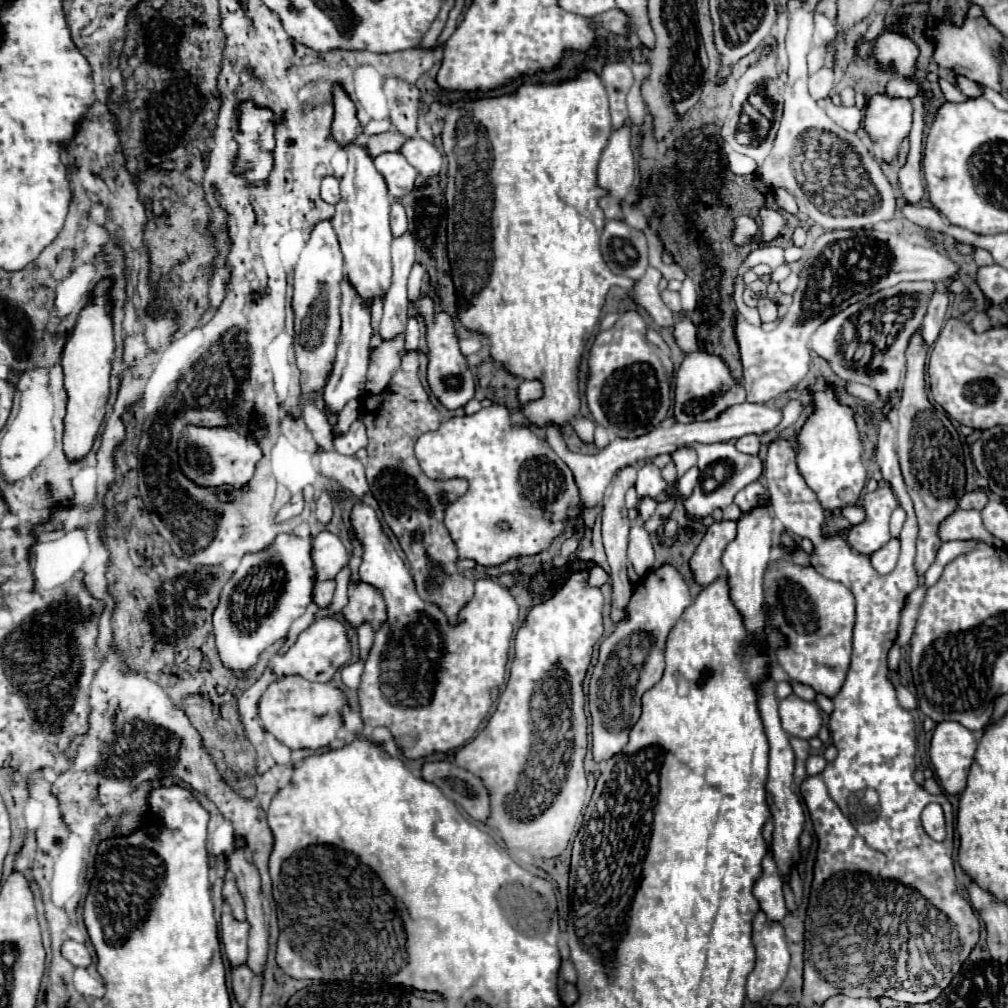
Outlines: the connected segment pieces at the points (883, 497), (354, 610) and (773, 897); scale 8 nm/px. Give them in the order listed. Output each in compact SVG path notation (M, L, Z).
M889 486L877 488L875 492L867 492L861 500L861 508L865 510L865 520L857 526L851 526L847 532L847 542L859 554L871 556L881 550L889 542L889 518L891 512L899 506L897 496Z
M349 584L349 604L343 608L345 620L353 626L369 620L373 628L379 628L387 620L385 602L381 594L369 584Z
M771 852L763 858L763 866L761 866L761 876L757 878L755 886L753 886L753 896L757 898L761 910L767 914L769 920L773 922L781 922L787 914L785 908L785 900L783 900L783 890L781 890L781 876L779 870L773 862Z

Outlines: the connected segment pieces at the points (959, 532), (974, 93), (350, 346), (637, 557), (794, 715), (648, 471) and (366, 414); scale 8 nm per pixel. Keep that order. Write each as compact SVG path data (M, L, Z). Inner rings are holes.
M957 510L957 512L953 512L949 518L945 518L945 522L941 522L941 526L937 526L937 536L939 536L941 542L975 538L975 540L983 540L998 548L1004 547L1001 540L987 532L981 512L977 512L977 510Z
M955 74L955 84L957 84L957 88L959 88L967 98L979 98L979 96L983 94L983 90L981 90L979 84L975 84L973 80L969 80L969 78L961 76L961 74Z
M343 276L341 282L341 340L337 346L337 356L333 364L333 372L325 386L325 406L327 410L339 412L351 398L359 398L365 394L367 382L367 364L369 364L369 340L371 340L371 306L349 286L349 280Z
M639 516L633 522L631 534L629 534L629 562L633 564L635 572L643 576L647 570L653 568L653 560L655 560L655 554L653 554L653 546L649 540L649 532L645 530L643 520Z
M791 694L779 702L783 730L797 738L813 738L821 728L821 710L815 702L805 702Z
M645 464L643 468L639 468L639 478L637 478L637 506L635 510L639 510L639 504L643 498L657 498L663 490L665 490L665 480L661 478L661 470L655 464Z
M415 350L403 356L399 370L381 394L363 396L359 420L365 424L369 436L369 456L365 464L369 488L413 568L417 592L423 600L437 602L447 618L455 622L457 612L473 598L475 582L457 570L457 546L443 524L445 506L439 502L439 492L443 490L449 500L457 500L467 492L467 480L431 480L417 466L417 458L413 454L417 434L437 430L441 426L441 414L431 404L429 392L419 380L419 356Z

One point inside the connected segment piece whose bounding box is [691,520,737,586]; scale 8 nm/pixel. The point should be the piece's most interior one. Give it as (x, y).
(706, 563)

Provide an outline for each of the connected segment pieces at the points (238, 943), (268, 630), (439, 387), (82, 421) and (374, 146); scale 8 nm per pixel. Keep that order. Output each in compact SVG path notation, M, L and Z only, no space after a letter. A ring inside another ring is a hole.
M225 912L221 916L221 940L231 966L247 962L247 934L249 934L247 920L237 922L237 918L233 918L231 912Z
M279 534L269 550L247 554L233 578L221 592L221 602L213 614L213 632L223 664L231 672L249 672L269 644L283 640L289 626L299 618L313 600L315 570L311 562L311 546L307 540Z
M423 296L409 306L409 316L421 316L427 326L427 344L429 344L429 388L439 398L439 402L449 408L465 406L475 394L475 380L467 366L467 356L459 348L459 338L455 336L455 326L451 316L443 310L435 310L435 300L431 296Z
M101 282L95 288L91 302L81 312L77 326L67 338L67 344L63 348L65 390L69 394L63 450L71 460L79 460L91 450L101 420L105 416L105 402L109 398L109 372L111 372L111 356L115 350L115 342L109 320L109 300L105 296L107 286L109 286L107 282Z
M383 132L383 134L371 136L367 140L367 148L369 148L371 156L379 156L383 152L399 152L405 142L407 142L407 136L403 136L399 132Z

